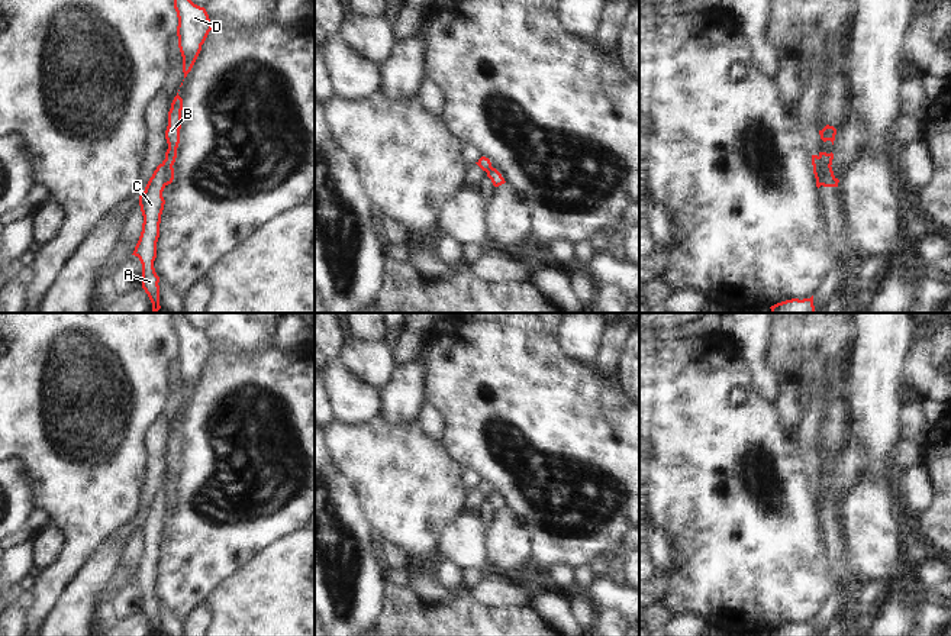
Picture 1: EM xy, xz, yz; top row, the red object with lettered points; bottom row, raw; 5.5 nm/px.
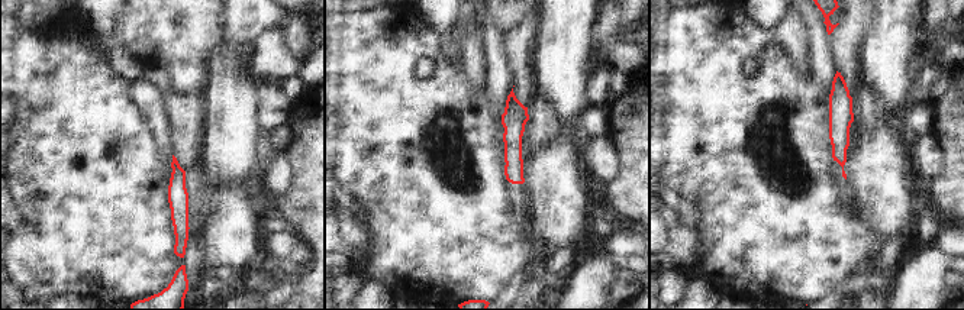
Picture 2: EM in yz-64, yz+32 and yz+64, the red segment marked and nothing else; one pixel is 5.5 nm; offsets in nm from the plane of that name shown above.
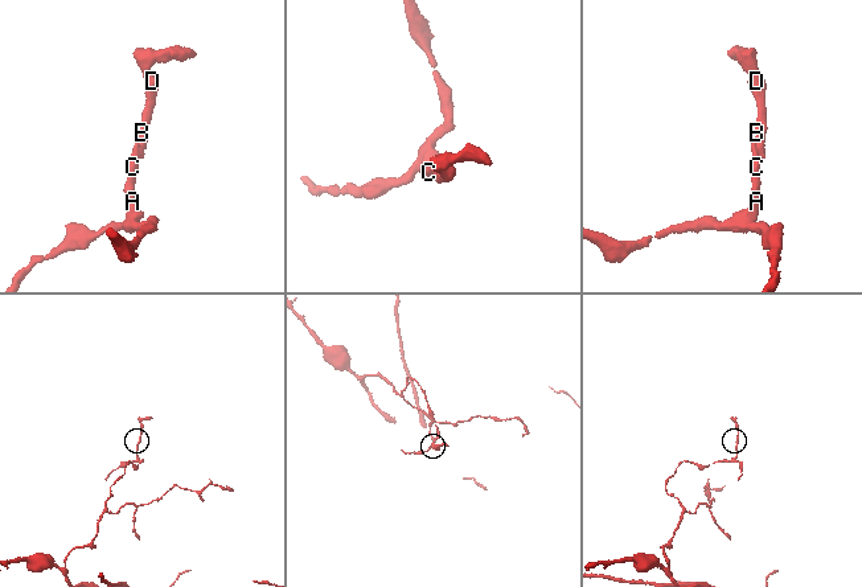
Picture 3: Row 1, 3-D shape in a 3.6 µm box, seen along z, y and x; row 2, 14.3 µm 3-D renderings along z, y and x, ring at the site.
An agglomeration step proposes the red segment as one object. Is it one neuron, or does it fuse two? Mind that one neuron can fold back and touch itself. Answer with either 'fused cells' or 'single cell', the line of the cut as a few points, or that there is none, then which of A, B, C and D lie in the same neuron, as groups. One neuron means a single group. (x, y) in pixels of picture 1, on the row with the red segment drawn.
fused cells; cut in yz along (818, 157), (821, 184); A C / B D

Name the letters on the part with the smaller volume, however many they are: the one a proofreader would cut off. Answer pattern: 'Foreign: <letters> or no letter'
Foreign: B, D.

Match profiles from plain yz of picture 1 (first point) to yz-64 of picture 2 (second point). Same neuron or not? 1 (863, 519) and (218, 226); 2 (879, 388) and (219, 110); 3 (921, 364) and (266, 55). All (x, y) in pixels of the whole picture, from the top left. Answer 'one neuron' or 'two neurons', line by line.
1: one neuron
2: one neuron
3: one neuron

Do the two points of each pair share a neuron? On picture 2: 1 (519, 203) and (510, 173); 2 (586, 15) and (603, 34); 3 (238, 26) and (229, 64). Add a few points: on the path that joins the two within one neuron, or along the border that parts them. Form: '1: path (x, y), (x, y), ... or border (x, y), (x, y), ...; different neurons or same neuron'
1: path (518, 196), (515, 180); same neuron
2: border (600, 15), (592, 29), (589, 47); different neurons
3: path (235, 35), (229, 55); same neuron

